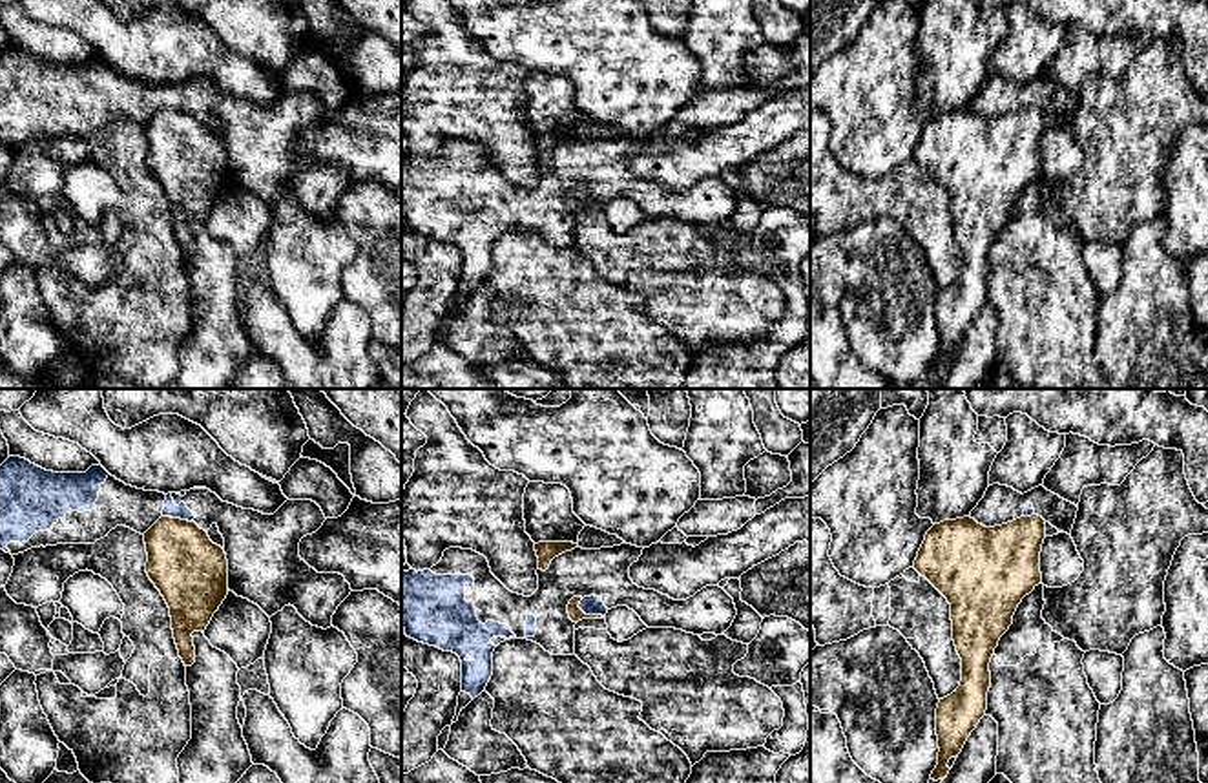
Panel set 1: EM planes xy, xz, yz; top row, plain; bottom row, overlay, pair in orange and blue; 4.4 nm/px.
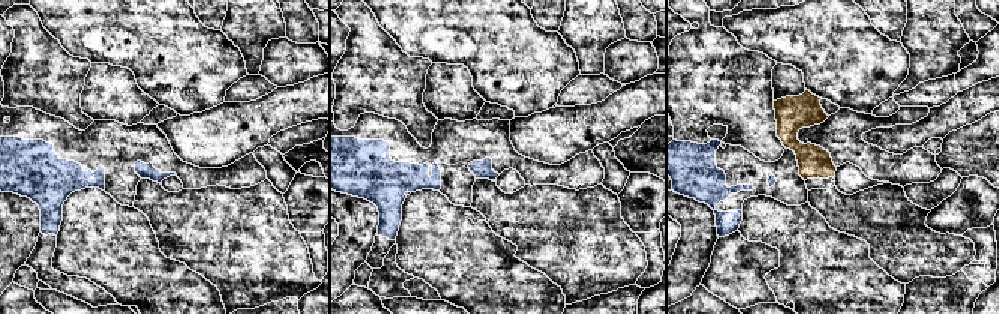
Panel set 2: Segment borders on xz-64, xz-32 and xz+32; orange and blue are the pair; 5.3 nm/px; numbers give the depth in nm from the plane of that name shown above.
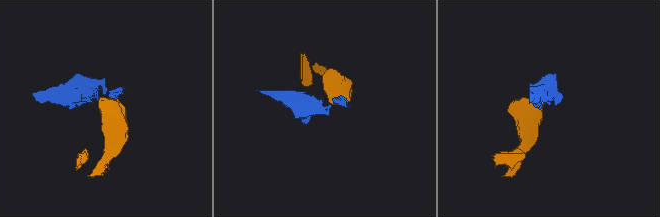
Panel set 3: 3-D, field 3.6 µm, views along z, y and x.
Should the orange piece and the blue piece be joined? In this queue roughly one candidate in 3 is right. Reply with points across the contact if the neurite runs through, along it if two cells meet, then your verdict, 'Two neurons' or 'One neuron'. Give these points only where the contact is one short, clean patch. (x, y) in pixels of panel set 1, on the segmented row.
Boundary: xz (579, 601), (586, 614), (601, 614), (604, 617). Two neurons

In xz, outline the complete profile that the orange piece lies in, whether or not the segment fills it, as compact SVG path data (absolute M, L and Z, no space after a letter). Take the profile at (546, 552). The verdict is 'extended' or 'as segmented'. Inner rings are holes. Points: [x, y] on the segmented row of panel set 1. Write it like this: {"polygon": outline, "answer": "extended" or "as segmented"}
{"polygon": "M538 542L535 544L535 551L538 557L538 569L546 571L551 560L566 551L578 548L573 542Z", "answer": "as segmented"}

